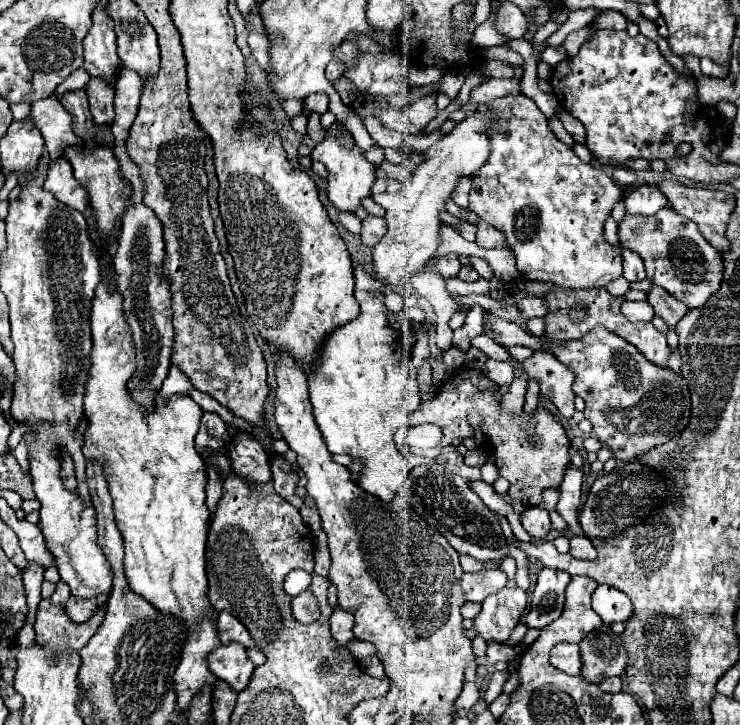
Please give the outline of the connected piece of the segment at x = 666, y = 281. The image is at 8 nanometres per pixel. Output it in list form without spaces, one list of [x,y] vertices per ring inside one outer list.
[[[670,206],[654,216],[626,216],[618,226],[618,236],[620,246],[640,252],[648,280],[688,304],[688,308],[700,308],[720,288],[722,254],[700,234],[696,222],[680,216]]]

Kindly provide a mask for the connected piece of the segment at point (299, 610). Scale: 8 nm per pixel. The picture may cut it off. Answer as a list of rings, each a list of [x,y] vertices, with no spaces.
[[[308,590],[292,598],[292,612],[294,612],[294,618],[302,624],[315,622],[320,616],[317,599]]]

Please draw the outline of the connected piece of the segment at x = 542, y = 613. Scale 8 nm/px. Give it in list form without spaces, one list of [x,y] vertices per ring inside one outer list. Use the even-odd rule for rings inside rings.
[[[544,568],[538,576],[536,588],[530,596],[530,608],[524,614],[524,624],[528,628],[546,628],[556,618],[560,618],[564,600],[566,600],[566,586],[570,576],[560,570]]]

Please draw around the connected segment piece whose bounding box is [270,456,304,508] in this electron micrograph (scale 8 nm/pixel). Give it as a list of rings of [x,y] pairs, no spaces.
[[[272,456],[270,460],[270,468],[272,468],[272,484],[276,494],[280,494],[284,500],[288,500],[292,506],[302,508],[304,500],[296,496],[296,482],[298,482],[298,474],[292,472],[292,466],[288,462],[284,462],[280,456]]]

